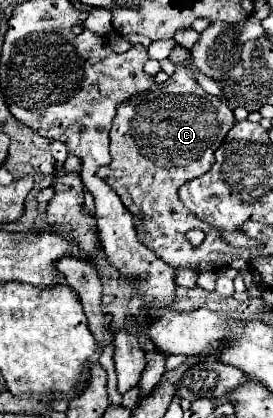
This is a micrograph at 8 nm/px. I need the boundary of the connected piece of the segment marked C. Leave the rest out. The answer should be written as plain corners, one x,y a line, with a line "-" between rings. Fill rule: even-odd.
178,68
174,72
174,76
170,76
166,80
166,84
152,86
150,90
146,90
146,100
144,100
144,92
140,92
134,98
130,98
118,106
118,112
114,116
112,130
110,130
112,162
110,162
110,174
108,174
106,182
120,196
126,210
134,216
132,220
134,220
134,228
136,228
140,242
172,268
190,268
200,274
206,270
214,272
214,270
228,268
232,258
244,258
248,262
256,256
256,250
230,248
220,238
218,230
214,230
212,226
208,226
200,218
196,218
178,198
178,188
184,182
194,180
212,168
214,152
218,150
218,146
222,144
224,136
234,126
234,122
236,122
236,118
234,118
230,106
226,102
222,102
218,96
204,92
200,88
200,84
196,82
194,74
190,72
190,68
-
192,228
200,228
206,234
206,240
196,248
190,242
186,242
186,238
184,238
184,234

